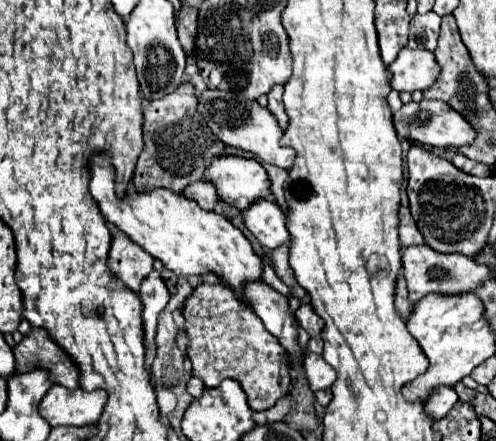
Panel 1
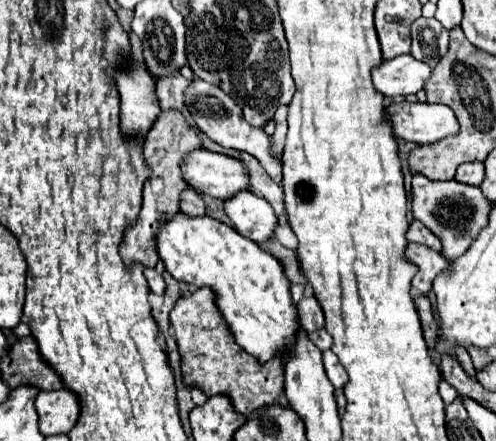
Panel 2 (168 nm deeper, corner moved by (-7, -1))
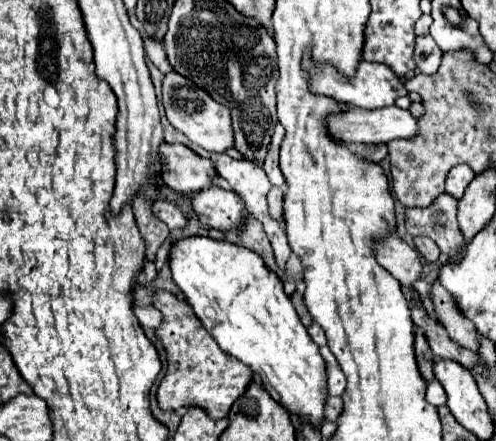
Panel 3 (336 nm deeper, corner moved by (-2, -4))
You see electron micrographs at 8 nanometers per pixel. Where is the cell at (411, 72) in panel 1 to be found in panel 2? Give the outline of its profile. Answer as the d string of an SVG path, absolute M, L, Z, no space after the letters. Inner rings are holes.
M400 55L390 61L382 61L372 69L372 81L380 95L398 97L410 95L424 87L432 69L426 63L412 59L412 55Z

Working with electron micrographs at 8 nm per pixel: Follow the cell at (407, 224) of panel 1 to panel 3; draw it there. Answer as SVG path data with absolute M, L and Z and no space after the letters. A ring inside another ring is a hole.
M415 236L413 238L415 248L419 250L419 254L427 260L427 262L435 262L439 258L439 248L435 246L435 242L431 242L427 236Z

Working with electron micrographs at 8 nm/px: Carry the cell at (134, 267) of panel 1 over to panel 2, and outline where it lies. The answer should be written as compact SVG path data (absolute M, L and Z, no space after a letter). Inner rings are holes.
M162 111L150 133L144 141L144 161L150 167L150 177L144 183L144 203L140 217L132 229L126 231L124 243L120 247L120 255L126 263L142 263L144 267L156 267L158 253L156 253L156 233L160 231L160 225L168 219L172 219L178 213L178 199L180 193L188 187L182 179L180 163L184 155L188 155L194 149L200 149L200 139L196 131L186 123L182 113L178 111Z

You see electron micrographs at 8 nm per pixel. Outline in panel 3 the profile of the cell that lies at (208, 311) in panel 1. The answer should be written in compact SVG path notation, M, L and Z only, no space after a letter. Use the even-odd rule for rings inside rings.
M157 290L155 308L163 312L163 322L157 328L167 352L167 374L157 388L157 402L163 410L177 410L181 406L199 406L207 410L213 420L227 418L231 406L243 396L247 386L255 380L255 374L237 358L225 354L213 336L203 328L187 300L179 300L175 294Z

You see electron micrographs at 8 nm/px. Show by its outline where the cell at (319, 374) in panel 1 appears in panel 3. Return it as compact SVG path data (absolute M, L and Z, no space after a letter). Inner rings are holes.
M327 346L321 348L321 356L325 360L325 374L327 374L327 392L331 396L341 396L345 390L345 374L339 368L339 364L335 362L335 356L331 354L331 350Z

